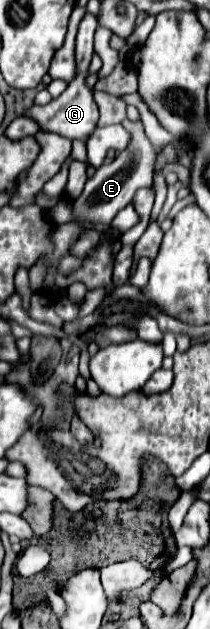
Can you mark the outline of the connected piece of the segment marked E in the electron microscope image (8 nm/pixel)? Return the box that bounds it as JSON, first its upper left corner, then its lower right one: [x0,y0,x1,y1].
[73,119,155,223]

